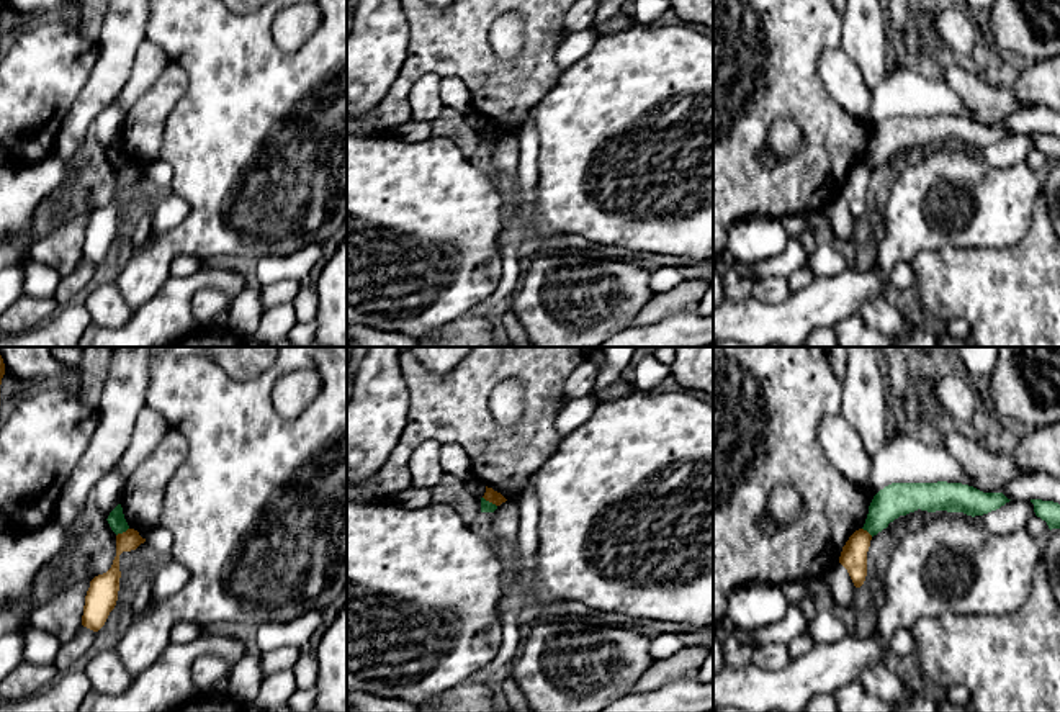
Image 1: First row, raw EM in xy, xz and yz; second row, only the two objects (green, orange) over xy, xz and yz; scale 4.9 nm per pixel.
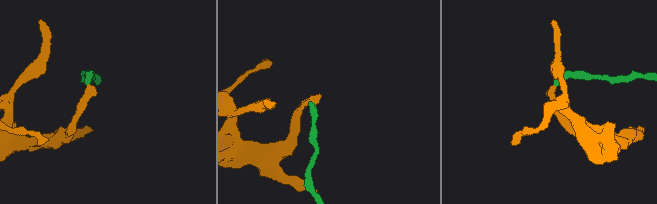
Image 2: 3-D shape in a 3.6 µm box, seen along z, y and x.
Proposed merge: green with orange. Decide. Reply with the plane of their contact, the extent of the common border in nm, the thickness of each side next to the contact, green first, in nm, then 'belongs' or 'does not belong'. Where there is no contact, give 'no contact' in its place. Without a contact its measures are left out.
xz | 90 nm | 60/70 nm | does not belong

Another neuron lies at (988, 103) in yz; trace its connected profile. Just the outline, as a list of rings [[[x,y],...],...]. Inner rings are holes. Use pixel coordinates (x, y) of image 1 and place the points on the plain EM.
[[[950,64],[942,79],[972,113],[972,119],[983,126],[1001,126],[1008,115],[1019,108],[1034,108],[1021,103],[1009,85],[993,85],[981,80],[959,64]]]

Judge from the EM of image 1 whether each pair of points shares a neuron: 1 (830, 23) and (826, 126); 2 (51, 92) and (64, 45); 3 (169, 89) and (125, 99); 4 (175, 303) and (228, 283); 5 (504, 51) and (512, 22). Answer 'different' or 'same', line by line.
1: same
2: same
3: different
4: same
5: same

